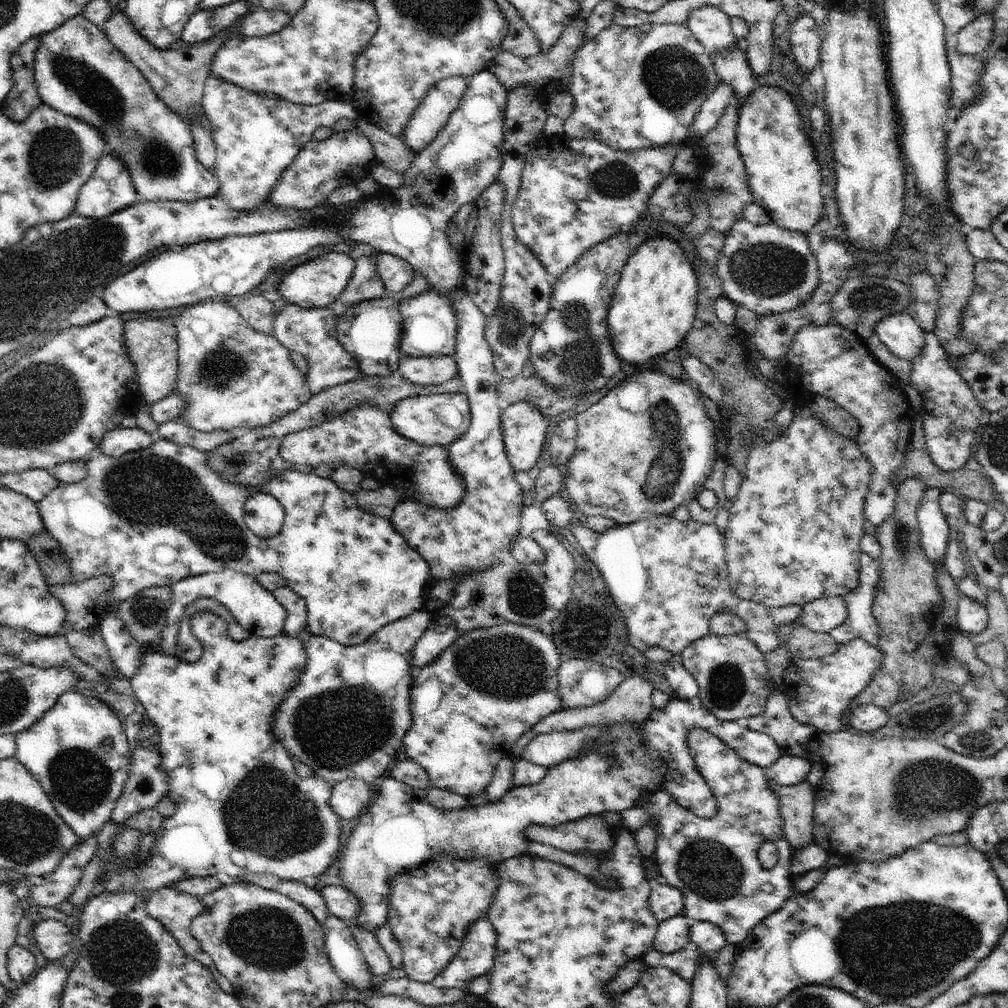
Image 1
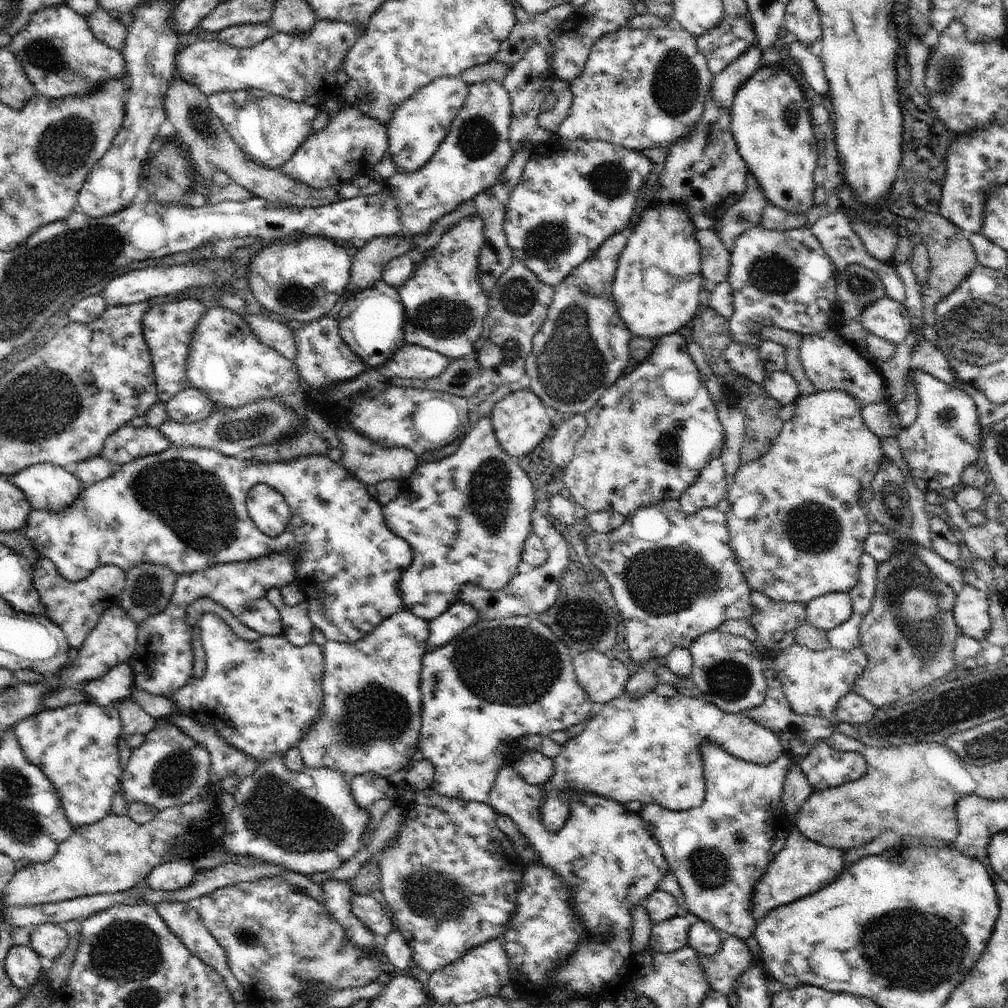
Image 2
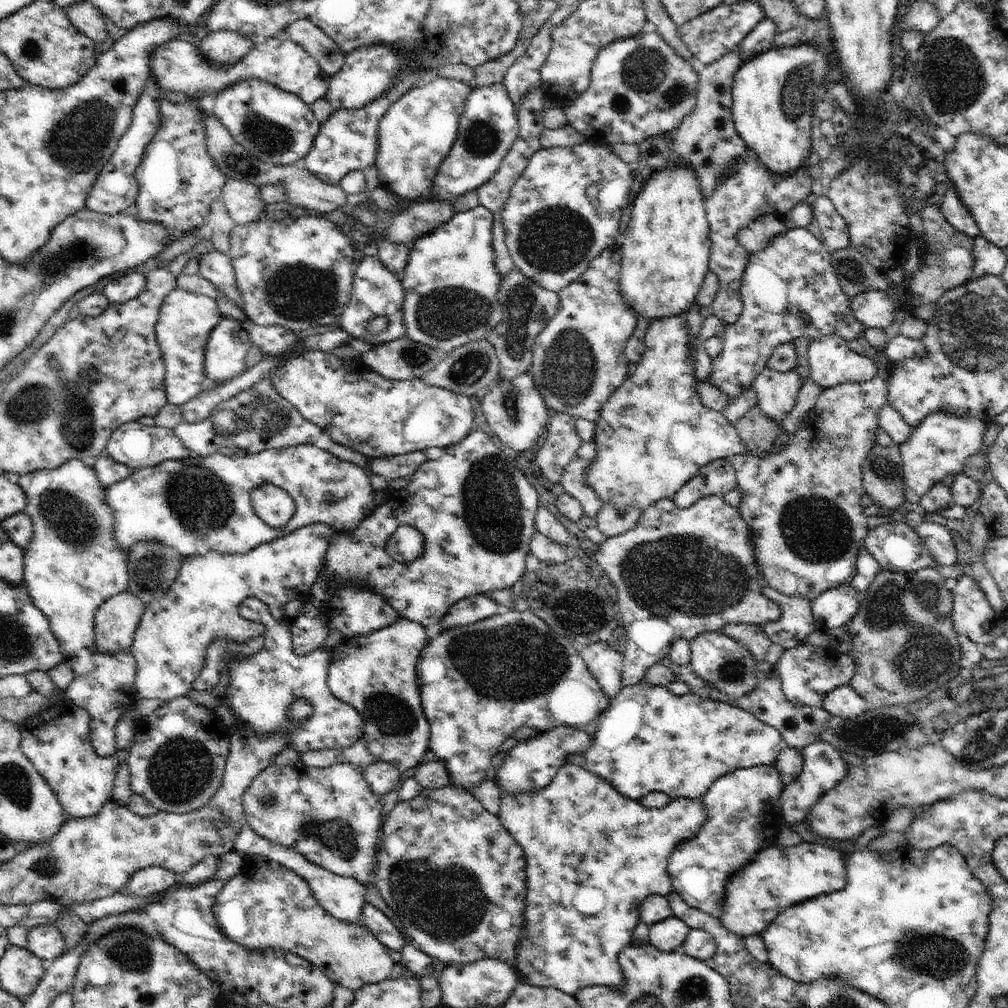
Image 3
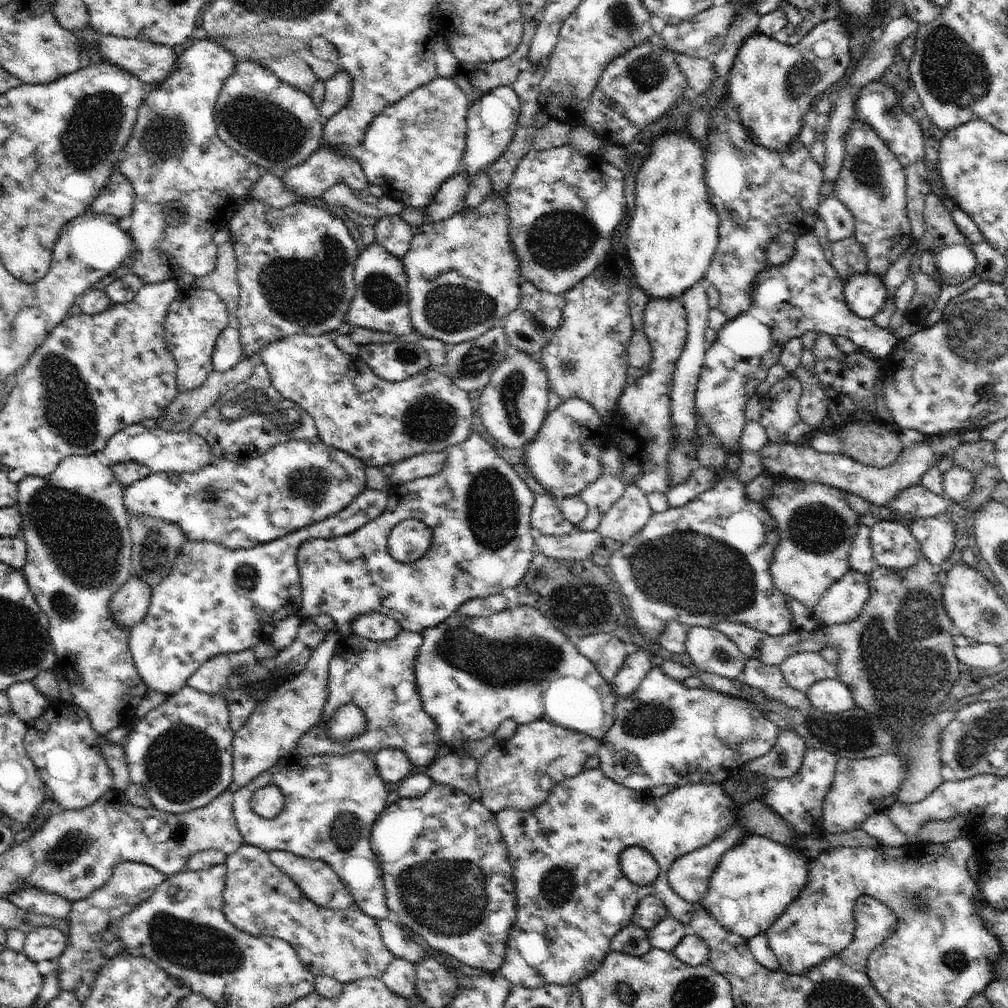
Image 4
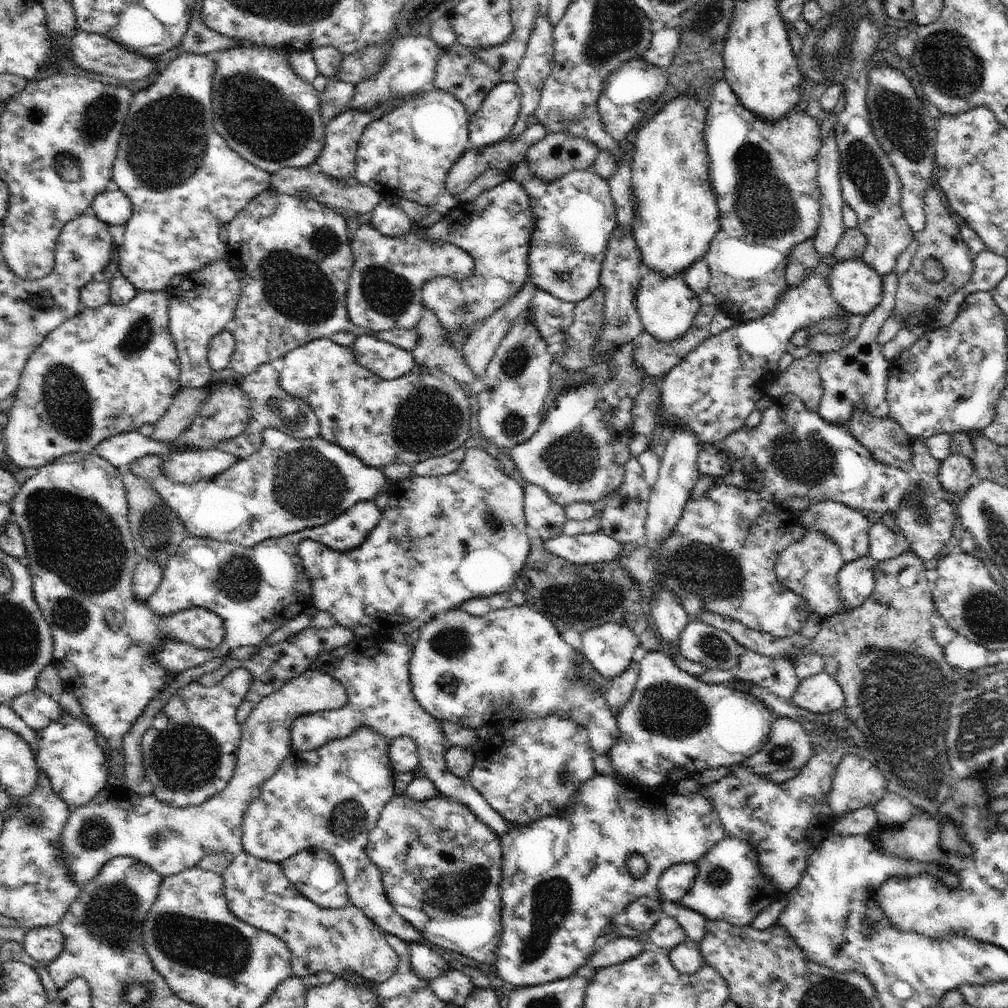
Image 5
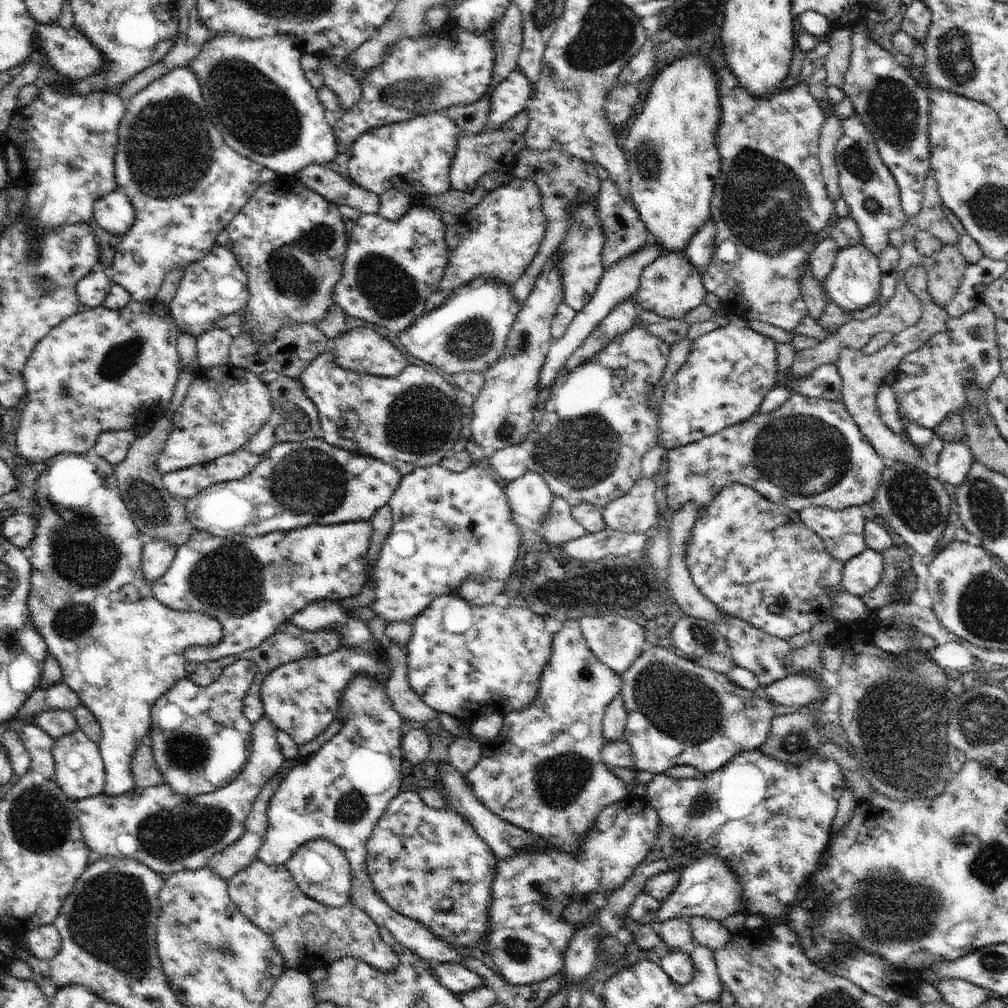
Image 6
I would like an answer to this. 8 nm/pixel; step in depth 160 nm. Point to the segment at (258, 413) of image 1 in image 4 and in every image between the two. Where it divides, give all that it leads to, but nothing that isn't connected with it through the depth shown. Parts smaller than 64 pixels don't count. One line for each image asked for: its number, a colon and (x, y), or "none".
2: (226, 361)
3: (226, 351)
4: (227, 352)

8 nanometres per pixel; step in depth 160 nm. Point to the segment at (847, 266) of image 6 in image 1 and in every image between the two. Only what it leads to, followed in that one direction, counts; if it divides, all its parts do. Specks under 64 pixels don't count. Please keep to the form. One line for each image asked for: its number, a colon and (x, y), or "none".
1: (900, 332)
2: (886, 318)
3: (874, 309)
4: (865, 294)
5: (857, 288)

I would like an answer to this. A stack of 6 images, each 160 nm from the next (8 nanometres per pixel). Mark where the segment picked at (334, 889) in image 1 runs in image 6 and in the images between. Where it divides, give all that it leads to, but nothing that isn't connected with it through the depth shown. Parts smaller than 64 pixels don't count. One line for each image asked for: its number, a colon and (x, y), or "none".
2: (365, 908)
3: (383, 929)
4: (398, 941)
5: (427, 963)
6: (458, 978)

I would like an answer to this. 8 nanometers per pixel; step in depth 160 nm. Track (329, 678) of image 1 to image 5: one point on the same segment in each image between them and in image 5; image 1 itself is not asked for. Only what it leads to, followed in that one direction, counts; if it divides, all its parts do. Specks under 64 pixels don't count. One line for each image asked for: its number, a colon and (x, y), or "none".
2: (371, 719)
3: (376, 674)
4: (378, 677)
5: (375, 671)

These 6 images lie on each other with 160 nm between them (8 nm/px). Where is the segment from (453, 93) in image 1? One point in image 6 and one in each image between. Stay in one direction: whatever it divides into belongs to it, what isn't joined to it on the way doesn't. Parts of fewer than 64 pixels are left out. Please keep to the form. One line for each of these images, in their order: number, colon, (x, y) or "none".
2: (419, 127)
3: (415, 135)
4: (413, 147)
5: (407, 153)
6: (415, 156)

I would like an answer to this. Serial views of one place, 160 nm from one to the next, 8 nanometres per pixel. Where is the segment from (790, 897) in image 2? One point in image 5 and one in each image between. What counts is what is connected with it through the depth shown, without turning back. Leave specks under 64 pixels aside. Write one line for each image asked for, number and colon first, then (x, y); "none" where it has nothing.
3: (778, 877)
4: (754, 882)
5: (729, 886)

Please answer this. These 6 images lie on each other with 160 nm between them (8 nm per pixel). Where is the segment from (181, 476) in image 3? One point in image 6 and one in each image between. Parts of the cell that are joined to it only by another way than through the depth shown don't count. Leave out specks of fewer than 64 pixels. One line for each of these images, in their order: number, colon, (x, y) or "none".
4: (239, 504)
5: (288, 485)
6: (295, 485)

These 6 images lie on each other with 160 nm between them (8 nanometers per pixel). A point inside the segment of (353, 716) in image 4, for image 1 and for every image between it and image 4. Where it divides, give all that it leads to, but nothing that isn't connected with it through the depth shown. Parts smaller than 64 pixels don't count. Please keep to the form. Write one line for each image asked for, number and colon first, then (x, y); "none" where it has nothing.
1: (242, 810)
2: (261, 696)
3: (262, 686)

